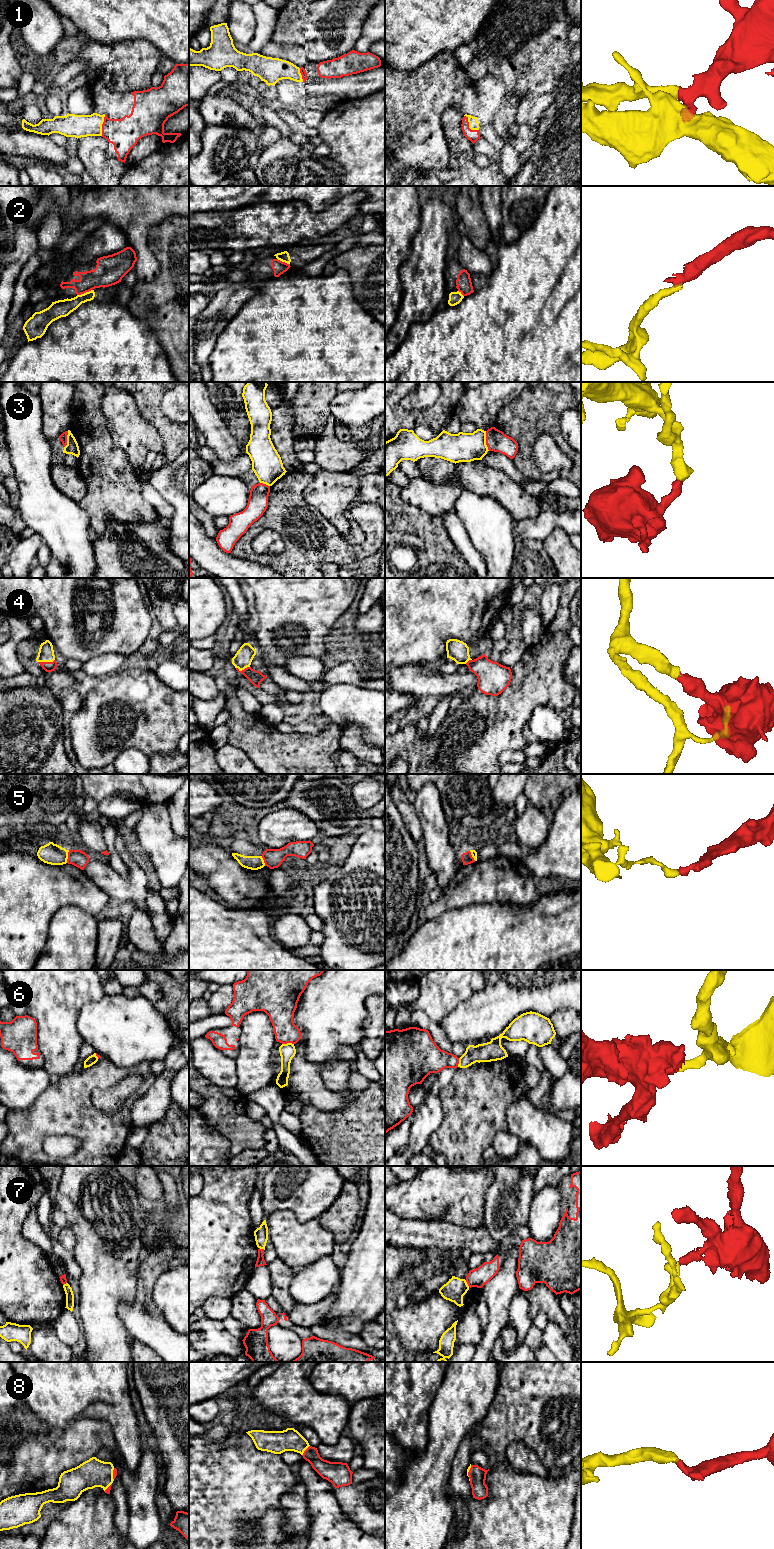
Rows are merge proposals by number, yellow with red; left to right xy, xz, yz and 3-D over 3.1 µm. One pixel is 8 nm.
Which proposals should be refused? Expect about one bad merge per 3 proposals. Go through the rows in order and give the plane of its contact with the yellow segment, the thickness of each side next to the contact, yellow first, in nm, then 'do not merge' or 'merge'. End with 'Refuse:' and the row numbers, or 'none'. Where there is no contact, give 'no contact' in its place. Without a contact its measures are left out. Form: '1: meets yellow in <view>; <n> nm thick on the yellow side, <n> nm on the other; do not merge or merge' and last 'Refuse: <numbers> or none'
1: meets yellow in yz; 80 nm thick on the yellow side, 100 nm on the other; merge
2: meets yellow in xy; 140 nm thick on the yellow side, 200 nm on the other; do not merge
3: meets yellow in yz; 240 nm thick on the yellow side, 170 nm on the other; do not merge
4: meets yellow in xy; 130 nm thick on the yellow side, 80 nm on the other; merge
5: meets yellow in xy; 170 nm thick on the yellow side, 140 nm on the other; do not merge
6: meets yellow in xz; 130 nm thick on the yellow side, 200 nm on the other; do not merge
7: meets yellow in yz; 170 nm thick on the yellow side, 150 nm on the other; do not merge
8: meets yellow in xz; 190 nm thick on the yellow side, 150 nm on the other; merge
Refuse: 2, 3, 5, 6, 7

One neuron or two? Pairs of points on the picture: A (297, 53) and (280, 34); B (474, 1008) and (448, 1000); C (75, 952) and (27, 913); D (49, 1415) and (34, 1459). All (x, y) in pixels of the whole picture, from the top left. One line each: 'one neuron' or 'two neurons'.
A: two neurons
B: two neurons
C: two neurons
D: two neurons

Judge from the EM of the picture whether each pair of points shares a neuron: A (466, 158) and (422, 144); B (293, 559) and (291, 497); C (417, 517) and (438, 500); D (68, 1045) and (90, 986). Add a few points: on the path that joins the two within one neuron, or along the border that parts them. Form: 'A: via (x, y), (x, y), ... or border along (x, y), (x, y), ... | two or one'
A: border along (443, 131), (451, 151), (448, 167) | two
B: via (309, 549), (308, 538), (294, 514) | one
C: border along (403, 500), (439, 518) | two
D: via (68, 1030), (68, 1008), (75, 1001) | one

